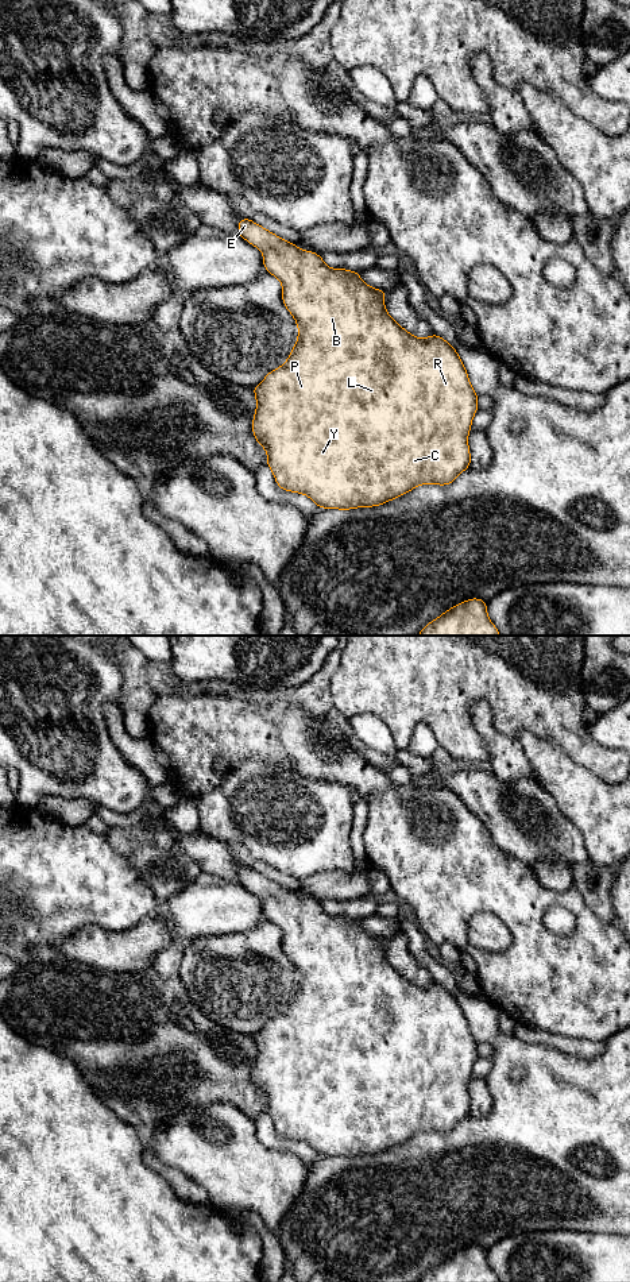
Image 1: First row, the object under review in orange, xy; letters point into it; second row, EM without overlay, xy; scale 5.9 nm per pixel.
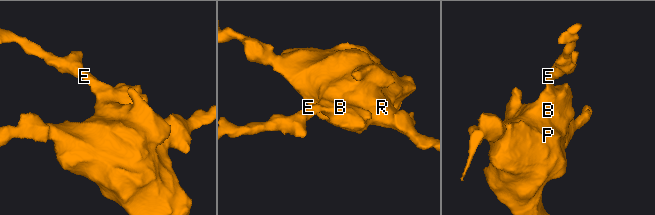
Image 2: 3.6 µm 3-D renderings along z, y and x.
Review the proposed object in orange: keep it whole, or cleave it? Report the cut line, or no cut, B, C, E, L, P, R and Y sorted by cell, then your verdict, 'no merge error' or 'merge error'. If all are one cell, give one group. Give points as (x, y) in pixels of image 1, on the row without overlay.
cut none; groups B C E L P R Y; no merge error

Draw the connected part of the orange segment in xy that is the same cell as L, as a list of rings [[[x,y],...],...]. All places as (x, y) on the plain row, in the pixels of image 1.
[[[247,865],[237,870],[237,879],[246,889],[263,900],[263,914],[267,920],[281,928],[282,949],[299,977],[298,986],[287,1008],[281,1015],[270,1019],[258,1034],[252,1035],[256,1044],[252,1082],[258,1092],[267,1098],[266,1112],[270,1115],[277,1132],[285,1139],[305,1142],[318,1155],[349,1158],[383,1152],[411,1139],[416,1134],[451,1132],[464,1117],[469,1116],[468,1081],[471,1080],[472,1066],[479,1058],[479,1043],[471,1034],[467,1018],[451,991],[436,981],[426,986],[420,986],[403,977],[386,959],[384,942],[387,938],[368,934],[360,927],[360,920],[347,916],[329,916],[321,903],[313,899],[299,897],[294,891],[281,887]]]

